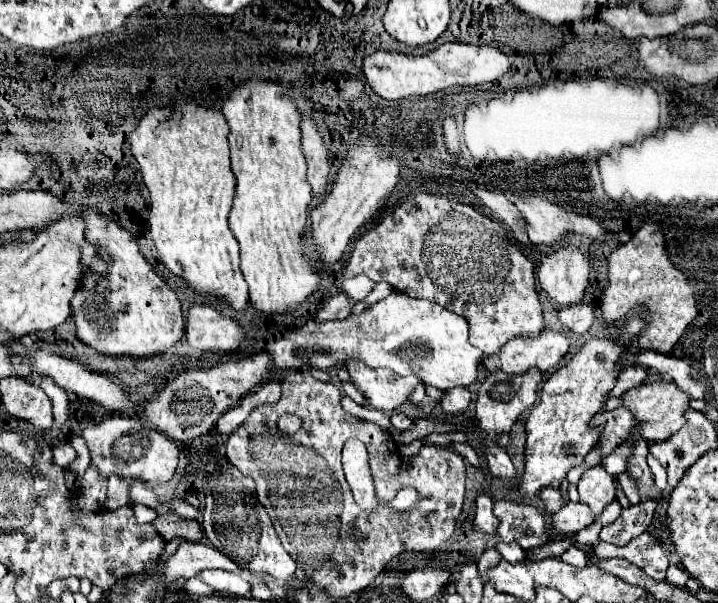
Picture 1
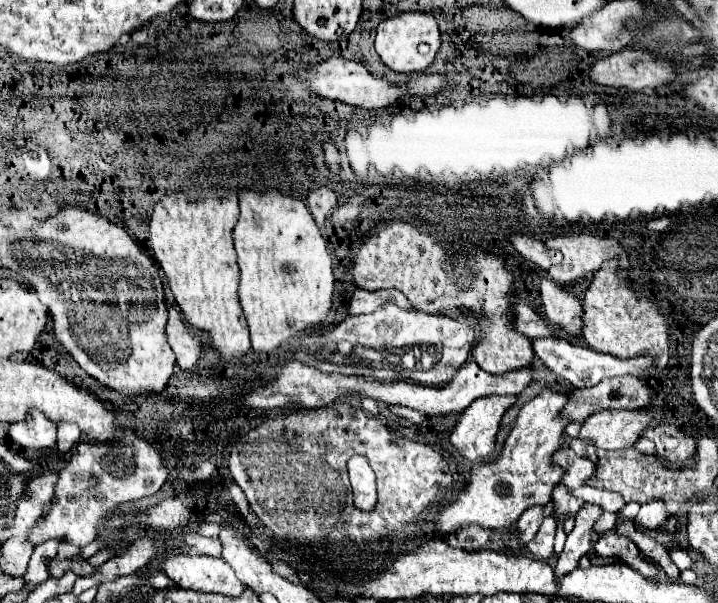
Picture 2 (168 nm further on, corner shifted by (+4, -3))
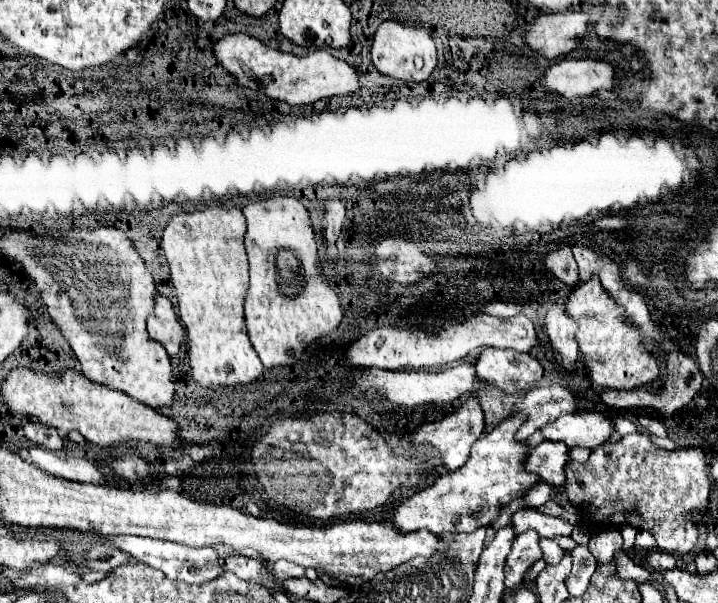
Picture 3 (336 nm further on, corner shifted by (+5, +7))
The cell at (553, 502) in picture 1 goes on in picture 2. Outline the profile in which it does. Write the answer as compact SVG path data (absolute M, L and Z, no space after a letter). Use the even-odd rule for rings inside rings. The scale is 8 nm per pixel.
M531 506L517 520L517 532L519 532L519 540L523 544L527 544L537 534L537 530L539 530L539 526L543 522L543 508L545 506Z

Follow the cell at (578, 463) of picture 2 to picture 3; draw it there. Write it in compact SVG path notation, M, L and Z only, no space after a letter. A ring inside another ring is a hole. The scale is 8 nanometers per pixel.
M544 440L532 452L528 452L524 460L524 468L536 474L542 482L560 486L564 482L564 464L570 460L568 448L558 442Z

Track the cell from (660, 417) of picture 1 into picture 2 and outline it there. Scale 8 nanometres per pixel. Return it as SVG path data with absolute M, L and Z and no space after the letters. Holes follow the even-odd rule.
M601 410L601 414L585 420L579 438L587 438L603 450L629 448L653 420L655 416L649 410Z

